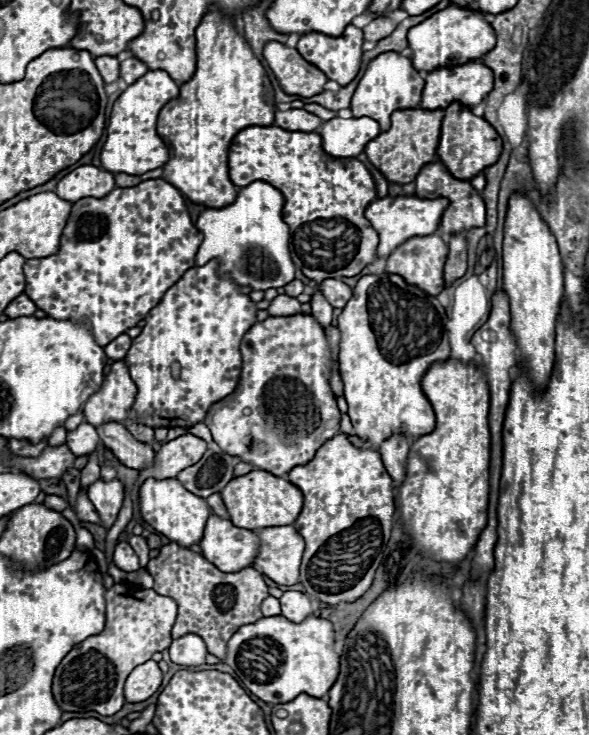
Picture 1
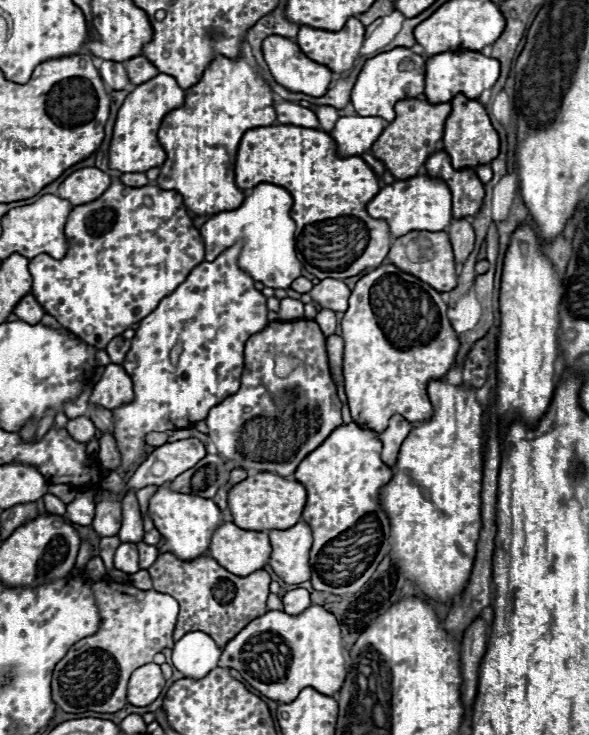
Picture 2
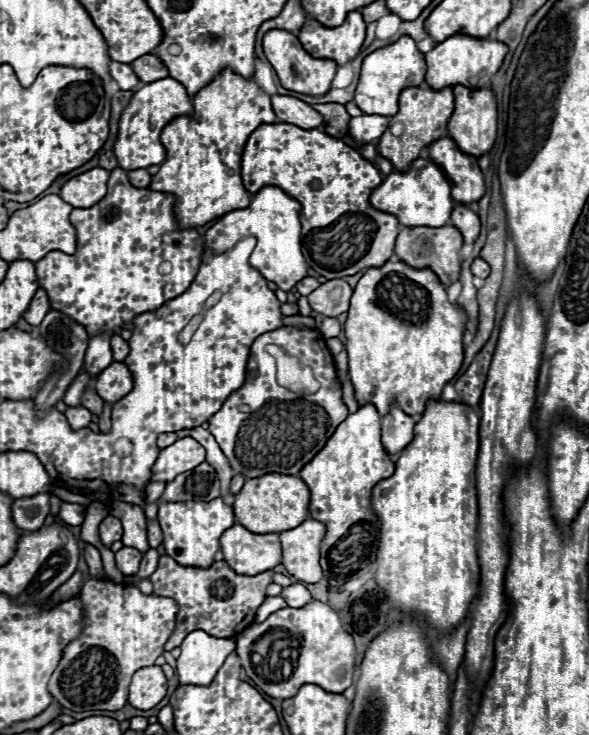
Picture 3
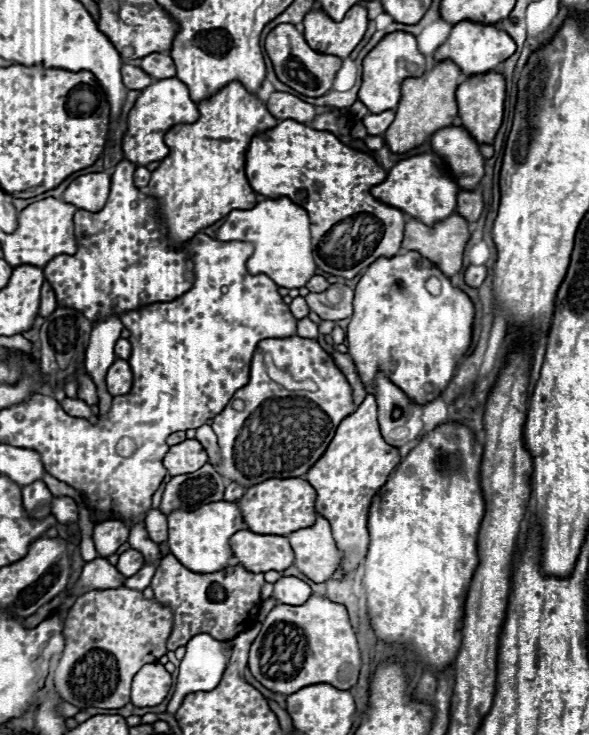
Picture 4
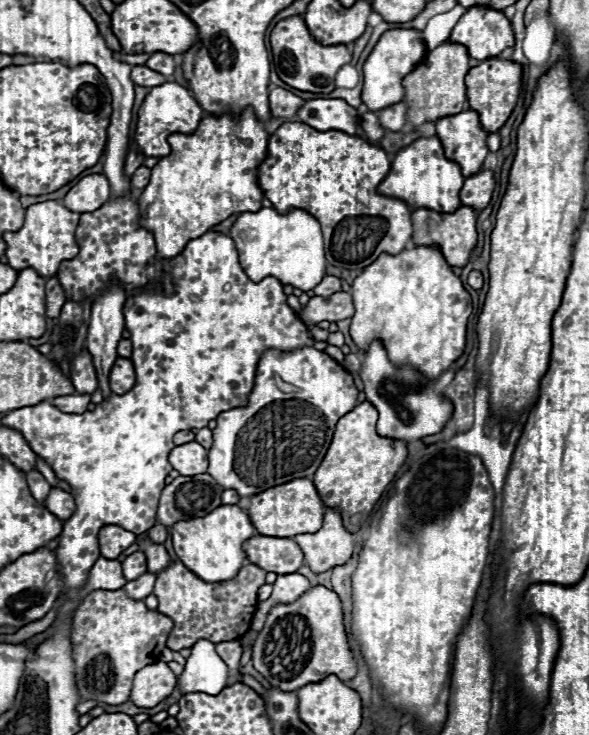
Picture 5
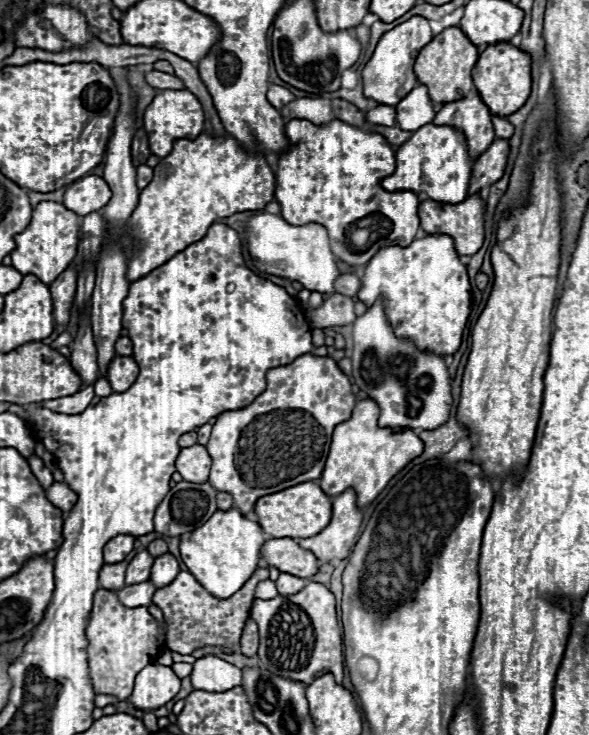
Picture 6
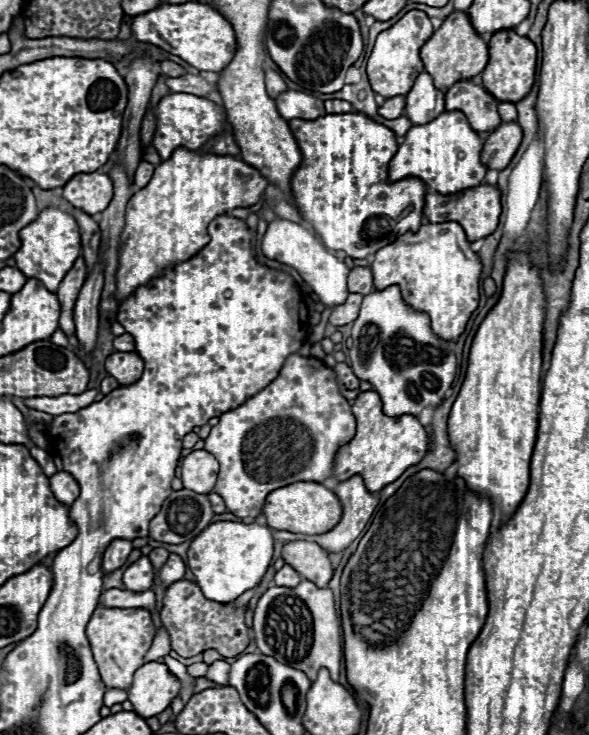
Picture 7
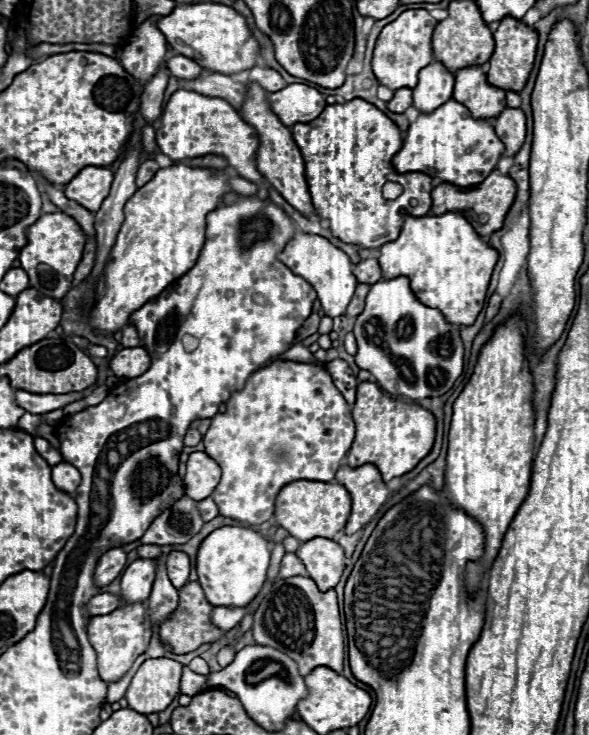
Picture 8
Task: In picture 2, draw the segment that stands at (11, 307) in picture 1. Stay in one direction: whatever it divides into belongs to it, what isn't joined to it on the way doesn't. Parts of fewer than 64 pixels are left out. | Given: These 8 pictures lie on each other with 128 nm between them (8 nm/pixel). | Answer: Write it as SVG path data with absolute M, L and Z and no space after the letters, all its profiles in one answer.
M26 294L26 296L18 302L18 306L14 308L14 314L16 314L20 320L28 322L28 324L38 324L46 312L44 312L44 308L40 306L40 302L36 300L34 294Z

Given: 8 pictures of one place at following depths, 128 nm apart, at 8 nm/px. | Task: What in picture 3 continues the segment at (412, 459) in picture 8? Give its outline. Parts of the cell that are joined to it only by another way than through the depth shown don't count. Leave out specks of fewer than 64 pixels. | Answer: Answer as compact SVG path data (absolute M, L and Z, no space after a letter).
M364 404L358 408L358 412L350 414L342 424L338 424L332 438L326 442L326 446L314 456L310 464L306 464L300 470L300 478L310 488L310 516L314 520L320 520L326 524L326 538L322 542L322 568L324 578L330 586L342 586L346 584L354 574L368 574L374 570L374 558L378 548L378 518L370 508L370 494L372 488L392 476L394 462L390 460L390 454L384 450L380 442L380 414L372 404Z

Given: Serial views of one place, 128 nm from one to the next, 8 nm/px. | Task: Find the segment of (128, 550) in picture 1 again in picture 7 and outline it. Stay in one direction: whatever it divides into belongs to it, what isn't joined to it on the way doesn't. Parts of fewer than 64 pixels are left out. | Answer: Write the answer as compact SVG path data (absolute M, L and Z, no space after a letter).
M142 556L134 564L130 564L124 572L124 586L132 592L146 592L152 588L154 582L154 570L148 560L148 556Z

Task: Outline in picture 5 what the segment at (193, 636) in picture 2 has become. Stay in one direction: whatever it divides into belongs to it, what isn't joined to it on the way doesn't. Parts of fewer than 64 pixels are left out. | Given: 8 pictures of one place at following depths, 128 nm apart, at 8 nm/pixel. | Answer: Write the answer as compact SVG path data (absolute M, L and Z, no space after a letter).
M198 640L192 646L192 654L186 660L182 676L178 678L178 686L184 694L204 692L216 696L228 686L228 678L230 670L216 654L214 644L210 640Z

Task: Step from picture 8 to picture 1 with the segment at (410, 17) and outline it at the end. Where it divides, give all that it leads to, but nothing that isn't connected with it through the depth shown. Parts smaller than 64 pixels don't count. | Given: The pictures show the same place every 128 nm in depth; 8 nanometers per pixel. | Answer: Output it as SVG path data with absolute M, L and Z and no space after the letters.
M384 52L368 64L364 76L356 86L350 108L354 116L372 116L382 130L388 130L392 112L400 108L416 108L420 104L422 90L424 90L424 78L416 68L412 68L412 60L398 52Z

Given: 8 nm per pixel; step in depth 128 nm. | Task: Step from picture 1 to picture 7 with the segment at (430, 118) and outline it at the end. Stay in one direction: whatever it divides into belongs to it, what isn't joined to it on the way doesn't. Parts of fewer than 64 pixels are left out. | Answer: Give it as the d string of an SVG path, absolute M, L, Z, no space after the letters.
M452 12L442 26L432 34L432 38L420 50L426 72L432 76L436 88L450 88L458 80L468 80L480 74L488 64L488 44L472 28L468 12Z

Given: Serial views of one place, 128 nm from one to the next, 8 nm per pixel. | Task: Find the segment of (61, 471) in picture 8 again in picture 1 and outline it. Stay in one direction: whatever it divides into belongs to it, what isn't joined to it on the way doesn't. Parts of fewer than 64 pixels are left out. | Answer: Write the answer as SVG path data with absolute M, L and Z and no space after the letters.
M84 490L78 492L76 504L74 504L74 512L76 512L78 520L82 520L82 522L92 522L92 524L98 524L98 522L100 522L98 514L96 514L96 510L94 510L94 506L92 506L92 502L88 500L88 496L86 496Z

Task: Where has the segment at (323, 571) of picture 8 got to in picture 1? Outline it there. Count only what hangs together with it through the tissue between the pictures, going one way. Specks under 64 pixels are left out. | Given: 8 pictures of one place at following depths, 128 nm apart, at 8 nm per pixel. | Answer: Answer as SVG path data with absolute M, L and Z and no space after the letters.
M210 516L198 546L202 556L210 560L218 570L238 572L254 564L260 538L252 530L234 526L230 520Z

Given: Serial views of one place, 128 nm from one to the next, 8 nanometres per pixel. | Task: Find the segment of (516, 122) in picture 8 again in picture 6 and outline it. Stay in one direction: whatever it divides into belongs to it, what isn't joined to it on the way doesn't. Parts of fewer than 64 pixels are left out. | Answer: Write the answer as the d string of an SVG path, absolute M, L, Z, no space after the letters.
M496 138L474 162L472 166L472 180L470 180L470 188L468 194L478 194L486 184L494 184L502 178L504 168L506 168L506 160L508 160L508 152L510 152L510 144L508 140L500 140Z

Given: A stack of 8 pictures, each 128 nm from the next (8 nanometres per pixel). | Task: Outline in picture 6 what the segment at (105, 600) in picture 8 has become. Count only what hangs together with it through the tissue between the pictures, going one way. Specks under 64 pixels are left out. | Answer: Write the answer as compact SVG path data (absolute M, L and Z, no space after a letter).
M142 582L142 584L134 584L134 586L124 586L120 592L116 592L116 596L126 608L138 608L138 606L148 608L152 604L154 592L156 592L156 588L152 586L152 582Z

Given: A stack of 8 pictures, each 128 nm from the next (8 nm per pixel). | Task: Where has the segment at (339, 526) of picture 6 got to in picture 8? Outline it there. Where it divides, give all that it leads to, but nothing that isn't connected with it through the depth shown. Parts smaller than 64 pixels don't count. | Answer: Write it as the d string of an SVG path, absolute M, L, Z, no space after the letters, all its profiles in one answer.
M344 464L336 472L336 482L344 484L352 496L352 514L344 530L346 534L354 534L366 526L390 496L390 490L374 464L362 464L360 468Z

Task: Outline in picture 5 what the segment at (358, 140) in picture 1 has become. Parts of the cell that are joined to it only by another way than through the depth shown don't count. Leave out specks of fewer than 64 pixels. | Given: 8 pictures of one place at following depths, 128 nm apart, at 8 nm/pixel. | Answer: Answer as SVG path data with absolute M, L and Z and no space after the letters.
M404 100L398 102L398 104L394 104L394 106L390 106L390 108L380 110L380 124L382 124L386 130L390 130L390 132L400 132L400 130L404 130L404 126L408 124L408 120L406 120L406 110L408 110L408 106L406 106Z

